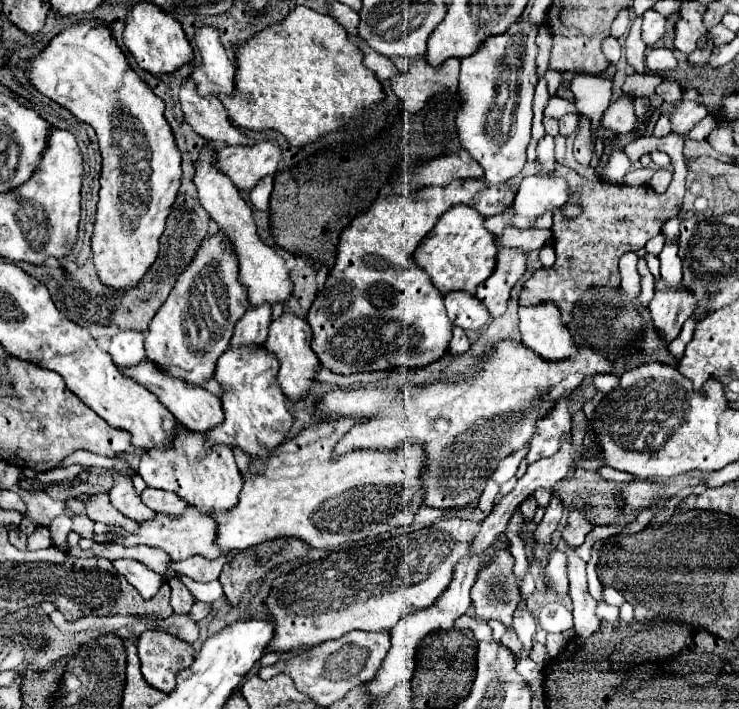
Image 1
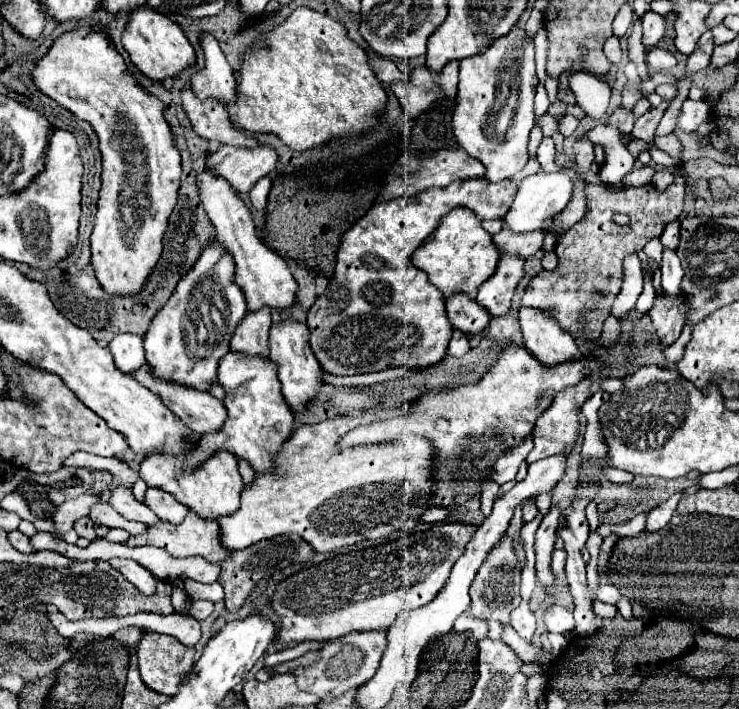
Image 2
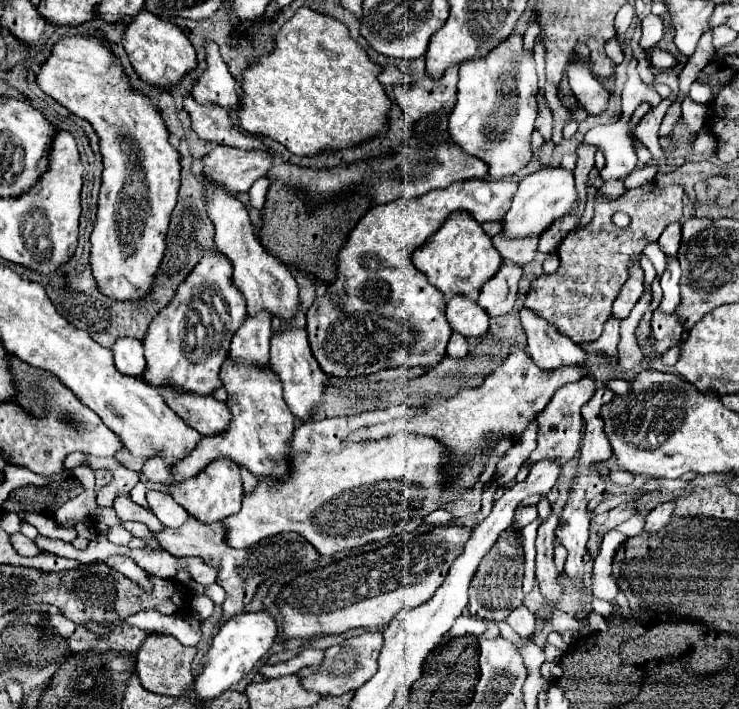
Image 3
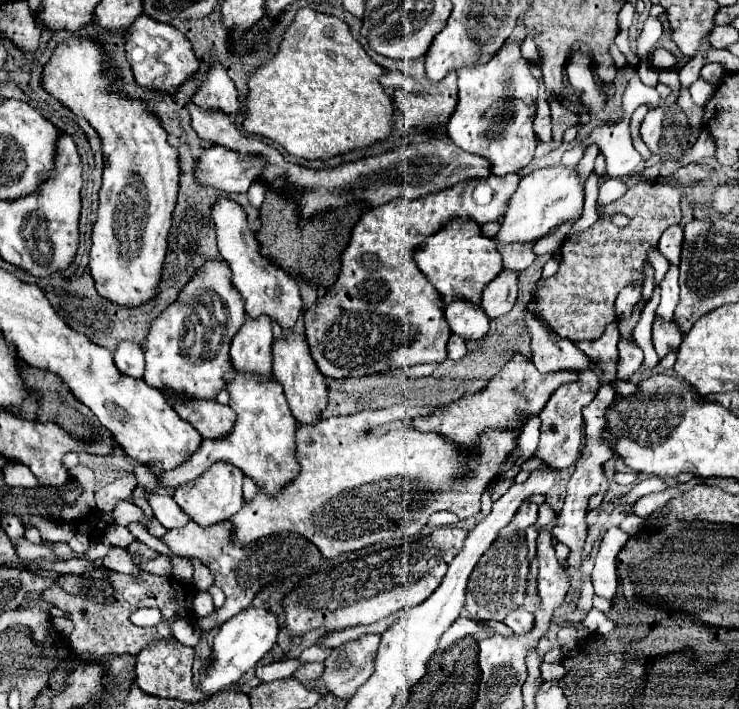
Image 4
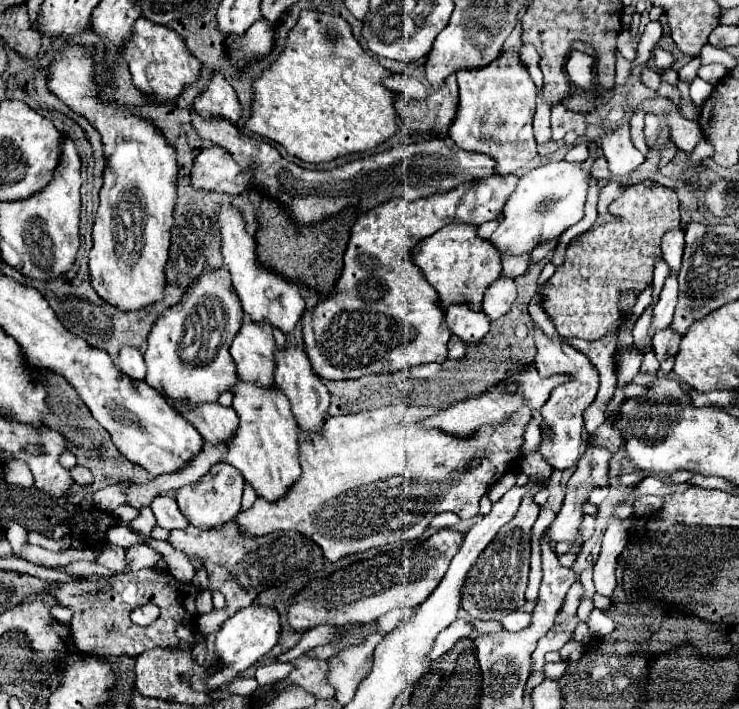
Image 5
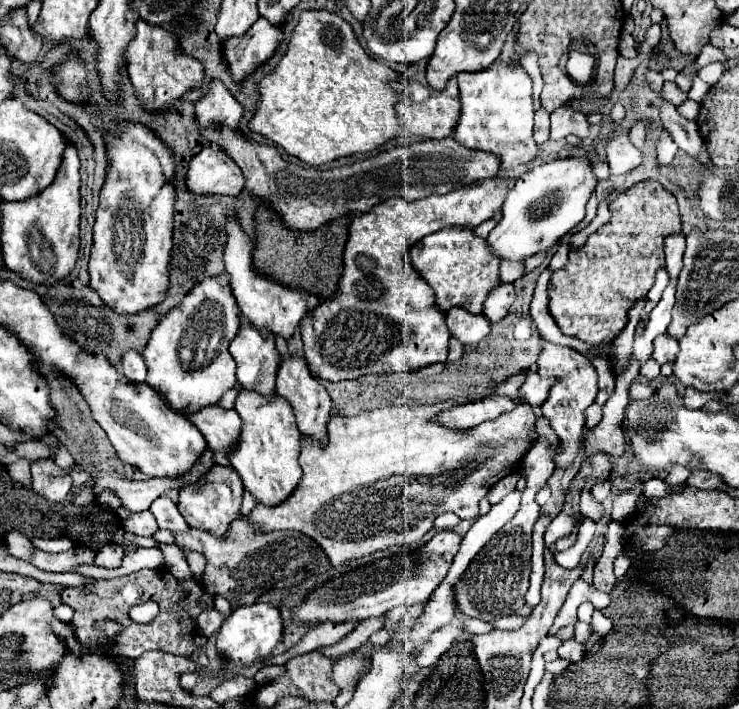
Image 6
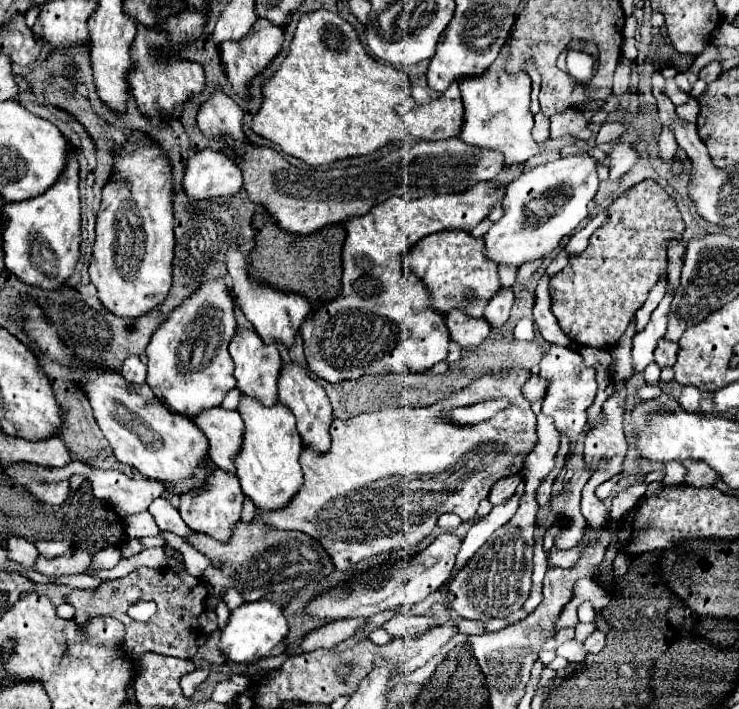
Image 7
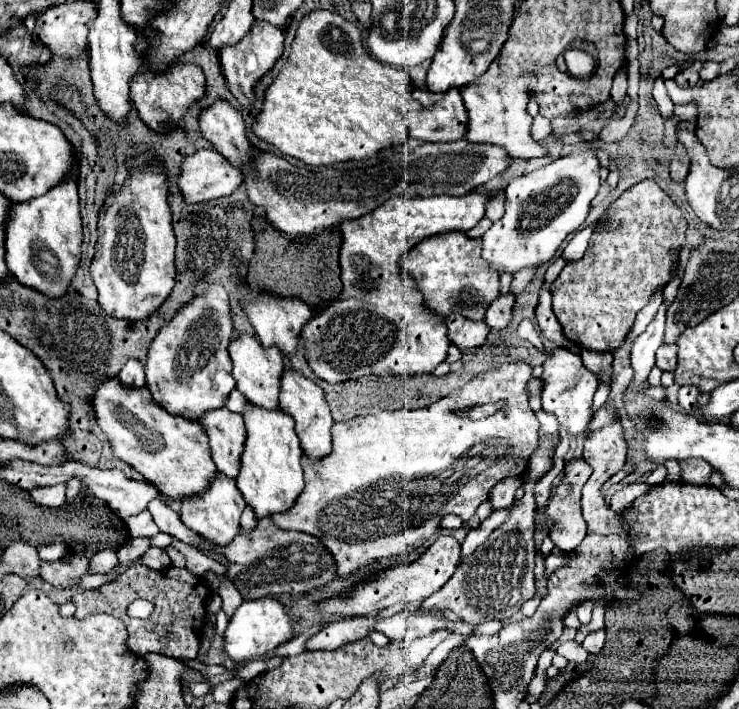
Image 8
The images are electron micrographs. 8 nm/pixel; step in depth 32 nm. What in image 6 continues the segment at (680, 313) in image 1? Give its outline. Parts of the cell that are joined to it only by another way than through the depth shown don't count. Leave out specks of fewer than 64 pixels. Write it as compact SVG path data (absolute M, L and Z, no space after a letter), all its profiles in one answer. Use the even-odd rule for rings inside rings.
M660 334L658 340L654 340L654 358L664 364L664 362L674 362L678 354L678 338L670 338L670 334Z

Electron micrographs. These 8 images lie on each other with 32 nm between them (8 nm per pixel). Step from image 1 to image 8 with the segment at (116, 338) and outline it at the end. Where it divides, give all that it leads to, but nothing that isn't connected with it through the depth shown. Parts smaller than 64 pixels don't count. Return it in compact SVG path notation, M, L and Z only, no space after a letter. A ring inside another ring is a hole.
M128 360L118 376L126 386L144 386L144 364L138 360Z

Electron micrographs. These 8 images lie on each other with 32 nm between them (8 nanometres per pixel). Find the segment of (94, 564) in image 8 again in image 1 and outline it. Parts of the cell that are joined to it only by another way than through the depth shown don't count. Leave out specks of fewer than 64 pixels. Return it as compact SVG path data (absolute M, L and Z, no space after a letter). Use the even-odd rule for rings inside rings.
M114 560L114 568L126 576L126 580L142 594L142 598L154 598L162 582L168 582L166 576L150 570L138 560Z

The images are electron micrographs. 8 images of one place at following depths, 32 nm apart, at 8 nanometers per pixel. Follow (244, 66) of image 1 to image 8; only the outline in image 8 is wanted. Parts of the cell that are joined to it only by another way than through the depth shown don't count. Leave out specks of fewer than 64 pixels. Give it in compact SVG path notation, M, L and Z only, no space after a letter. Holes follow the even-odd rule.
M316 10L300 20L292 52L280 74L266 88L264 106L256 116L252 130L258 138L274 144L280 152L310 166L330 166L346 160L372 158L382 148L406 142L408 130L400 106L408 104L412 110L420 108L412 98L412 88L414 84L404 68L382 64L362 50L360 30L352 22L328 10Z

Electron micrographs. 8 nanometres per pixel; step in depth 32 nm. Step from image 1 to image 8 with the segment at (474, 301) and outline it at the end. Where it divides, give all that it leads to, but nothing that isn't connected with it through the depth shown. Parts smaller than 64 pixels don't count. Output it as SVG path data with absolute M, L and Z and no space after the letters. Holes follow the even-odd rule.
M450 314L450 318L446 318L446 326L448 326L450 342L460 346L460 350L482 346L490 332L490 328L486 326L484 320L466 322L466 318L462 318L462 314Z

